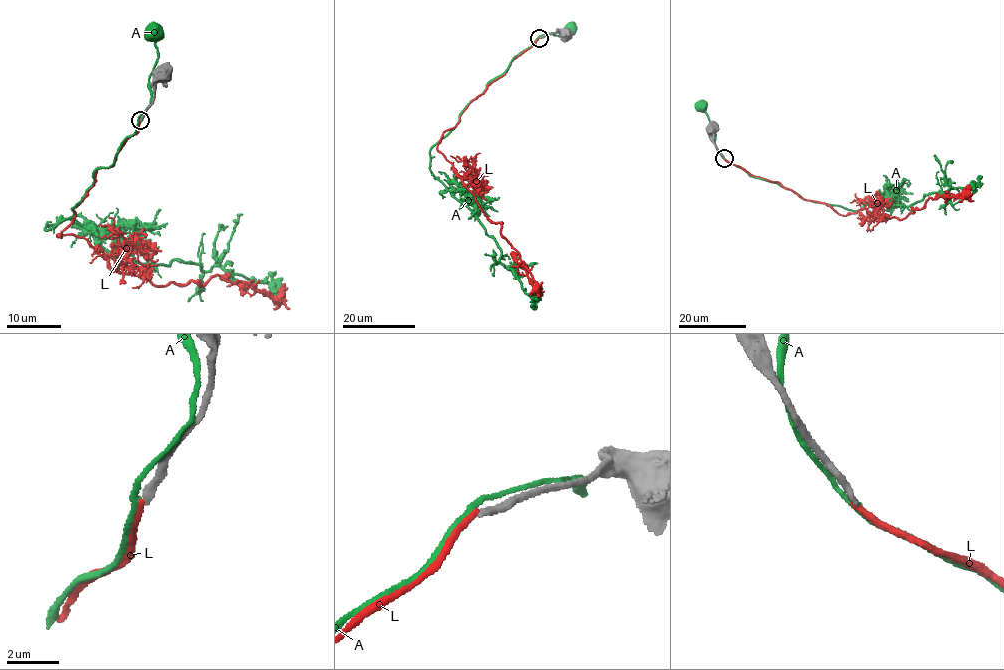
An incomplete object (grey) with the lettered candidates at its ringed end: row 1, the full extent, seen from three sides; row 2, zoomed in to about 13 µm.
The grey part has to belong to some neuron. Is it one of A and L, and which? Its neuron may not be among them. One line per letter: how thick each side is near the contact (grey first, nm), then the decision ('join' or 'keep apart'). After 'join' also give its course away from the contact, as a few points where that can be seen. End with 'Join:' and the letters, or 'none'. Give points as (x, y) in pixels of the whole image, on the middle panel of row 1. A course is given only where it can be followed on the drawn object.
A: calibres 280 and 200 nm; keep apart
L: calibres 280 and 240 nm; join; course (539, 37), (468, 104), (458, 124), (443, 132), (438, 149), (482, 211), (501, 224), (502, 236), (542, 296)
Join: L

